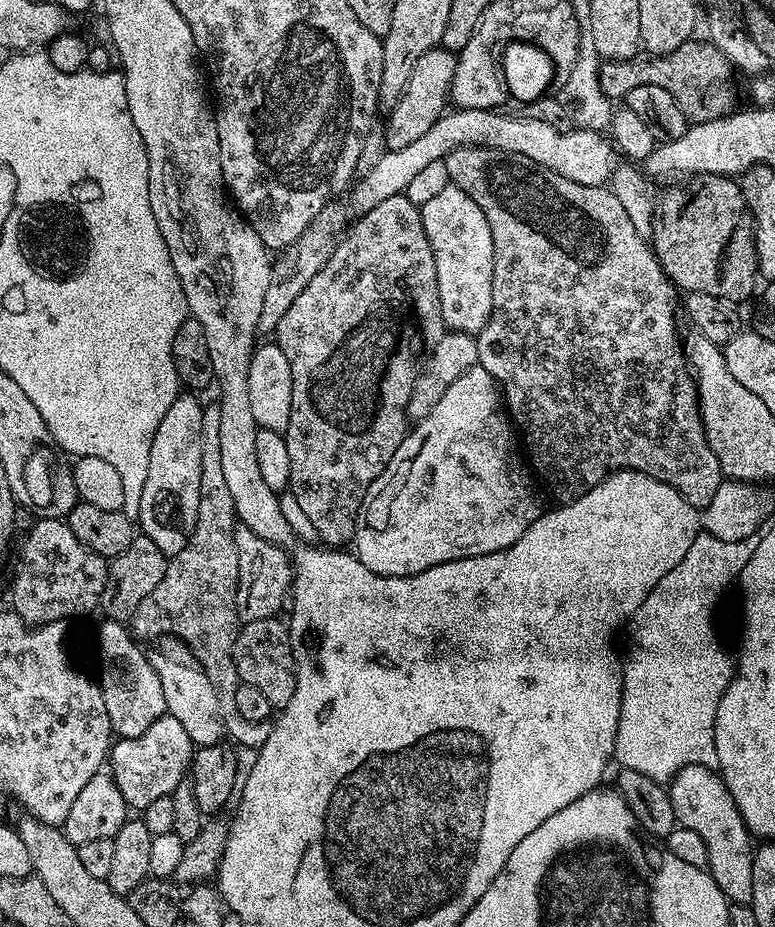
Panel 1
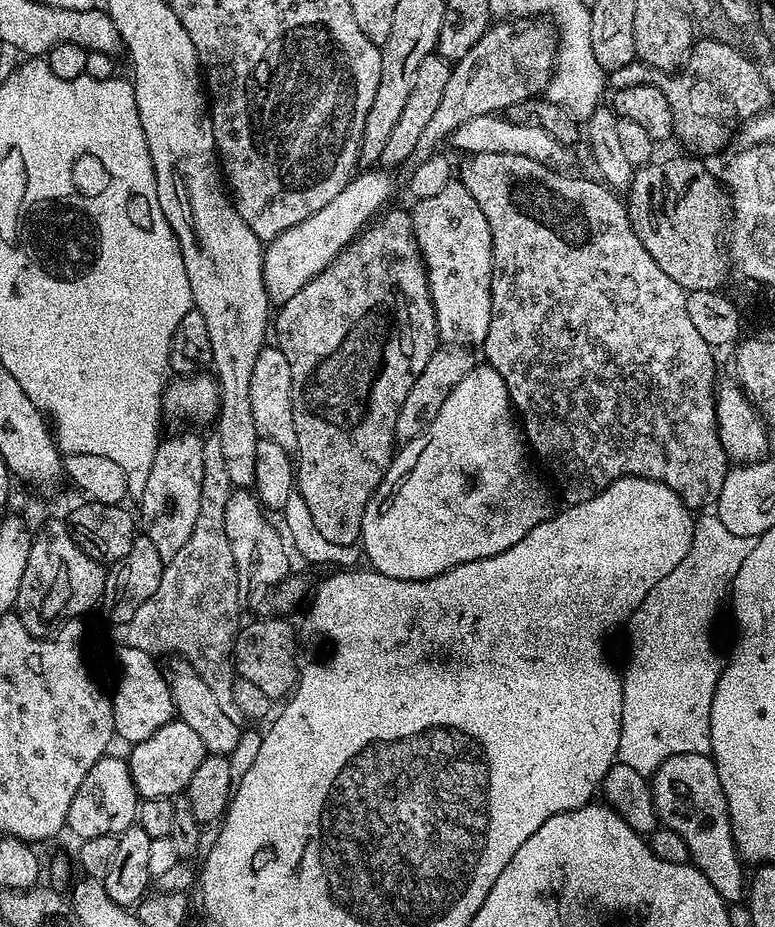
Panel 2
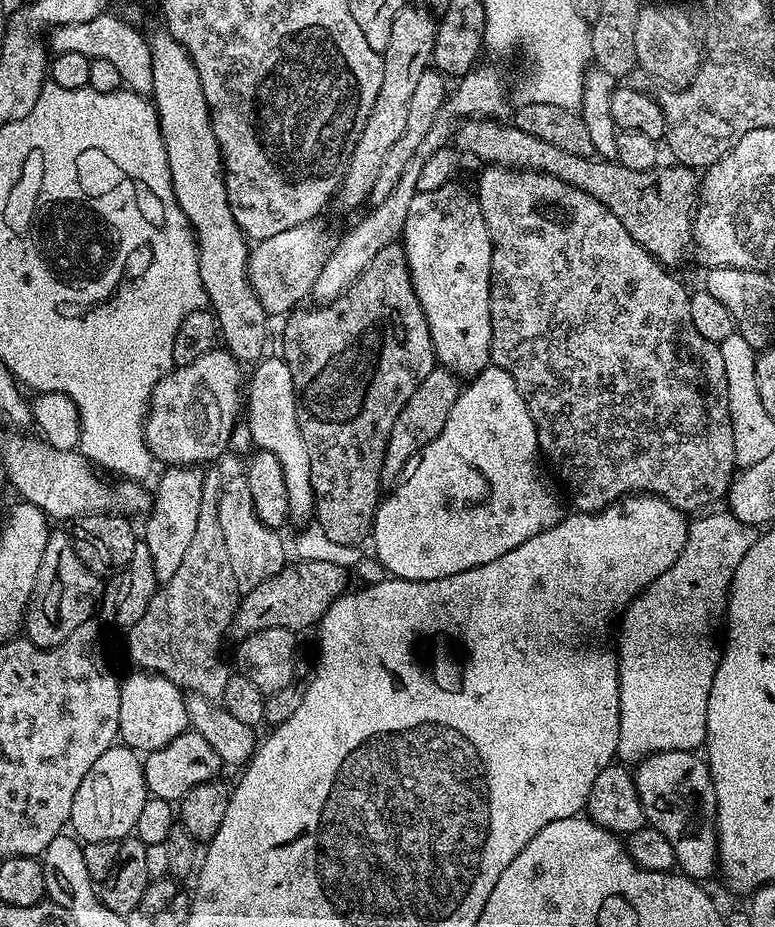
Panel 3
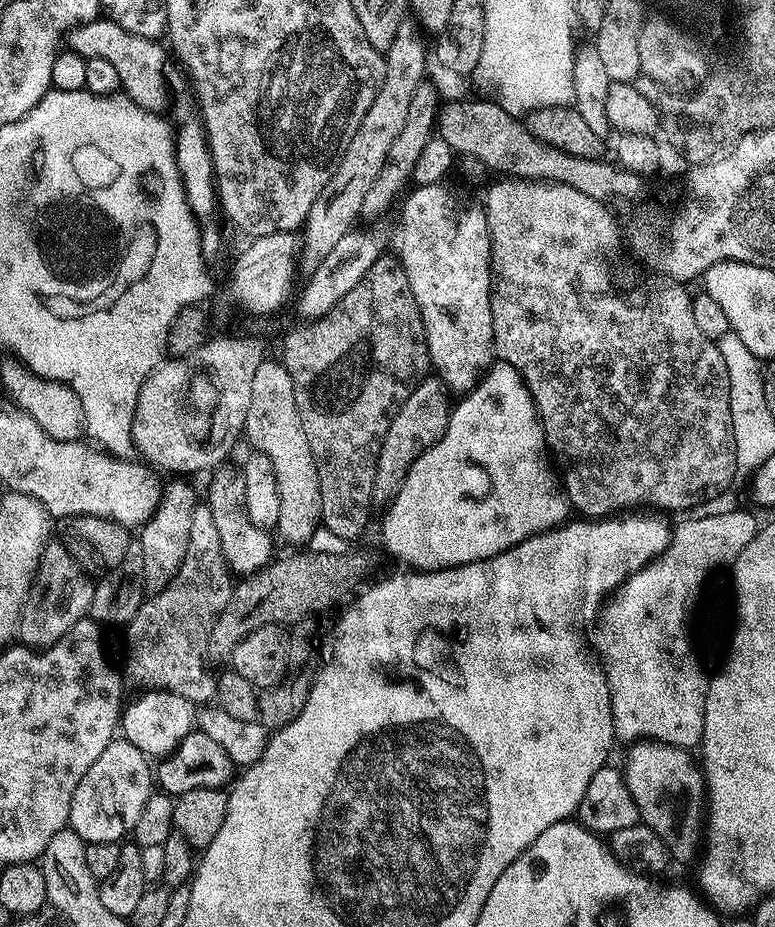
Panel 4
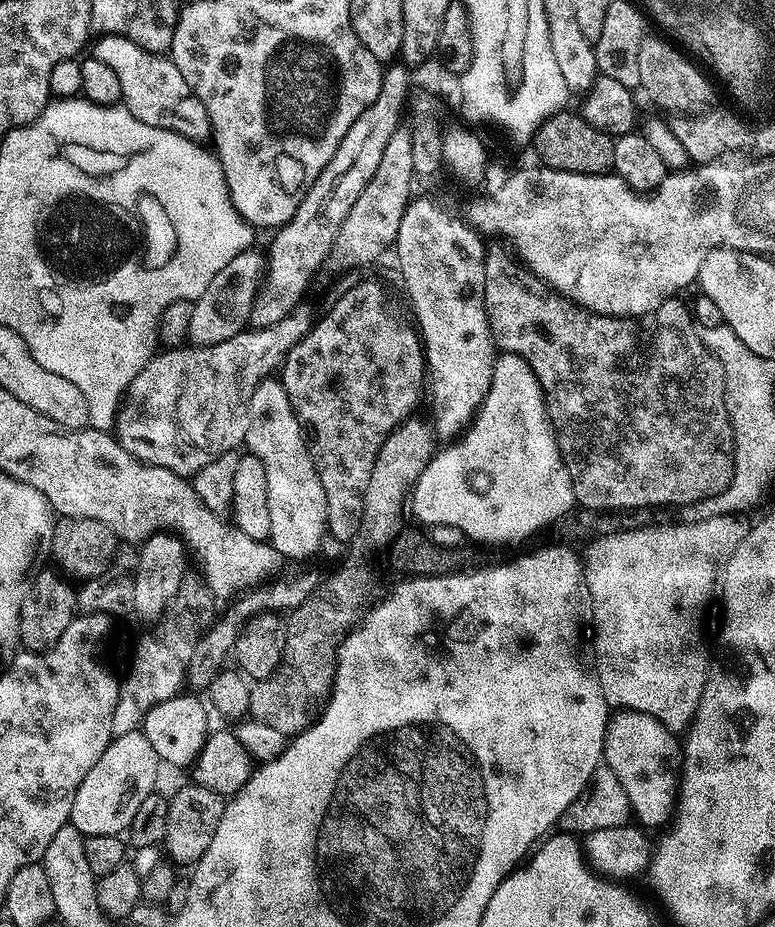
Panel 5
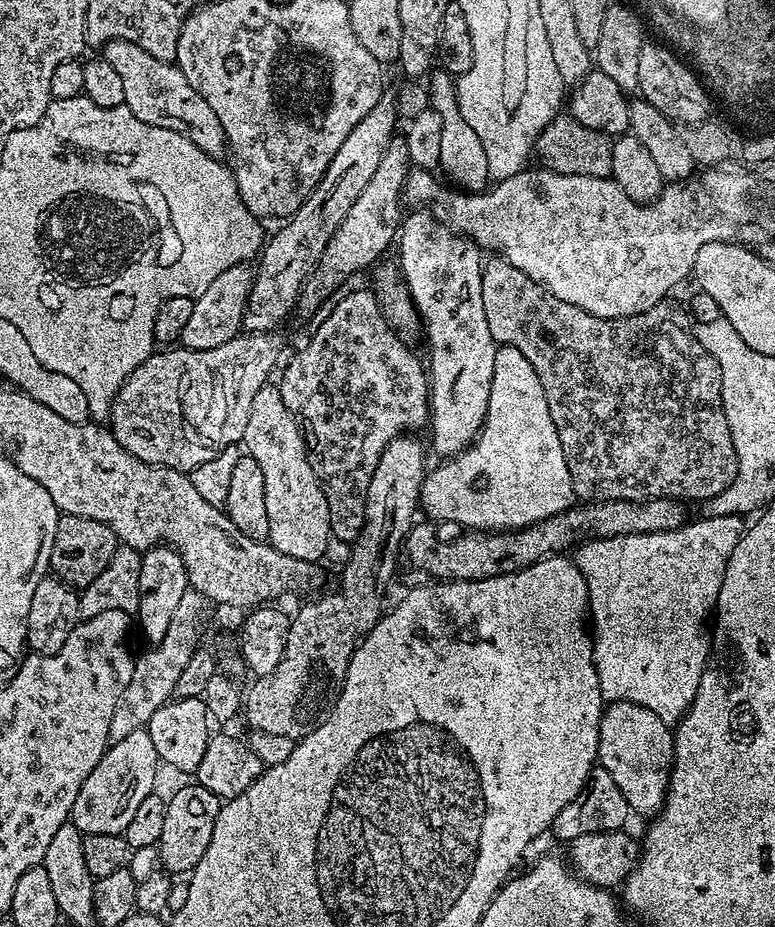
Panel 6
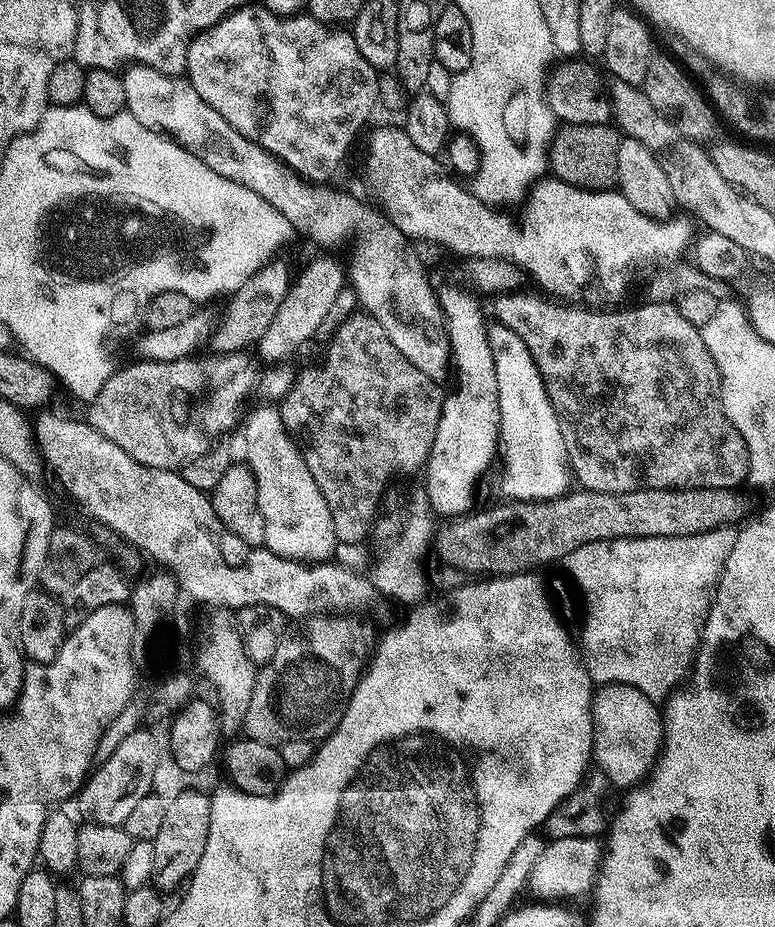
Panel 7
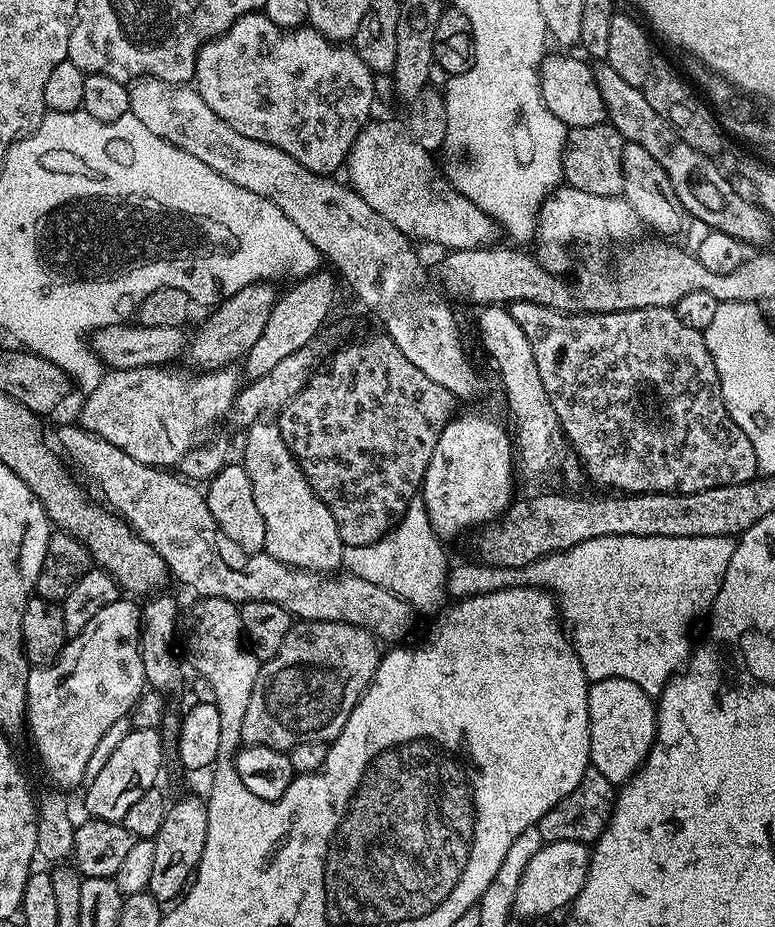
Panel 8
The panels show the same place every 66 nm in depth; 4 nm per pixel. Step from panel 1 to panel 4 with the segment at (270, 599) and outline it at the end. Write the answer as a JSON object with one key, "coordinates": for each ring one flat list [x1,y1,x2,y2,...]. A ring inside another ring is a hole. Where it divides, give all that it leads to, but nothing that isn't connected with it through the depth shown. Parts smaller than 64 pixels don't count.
{"coordinates":[[217,467,211,473,206,507,210,514,214,514,214,527,218,530,224,560,233,573,241,572,239,575,245,578,259,572,273,559,272,540,268,537,271,535,265,529,254,526,254,522,250,522,250,514,246,514,246,482,243,471,239,467,226,467]]}

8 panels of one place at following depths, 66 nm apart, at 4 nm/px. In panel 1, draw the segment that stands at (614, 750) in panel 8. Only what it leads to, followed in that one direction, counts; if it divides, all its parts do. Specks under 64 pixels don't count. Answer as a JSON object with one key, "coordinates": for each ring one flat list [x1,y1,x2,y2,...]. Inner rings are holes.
{"coordinates":[[691,764,678,770,667,789,677,825,686,830,694,830,700,835,702,842,706,842,706,870,712,875,722,894,731,903,751,904,754,840,719,771,706,764]]}

